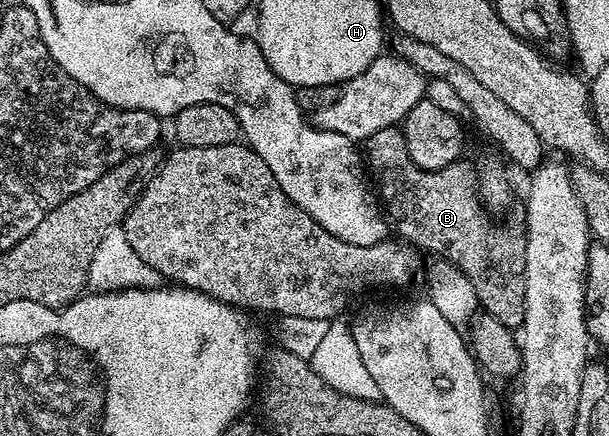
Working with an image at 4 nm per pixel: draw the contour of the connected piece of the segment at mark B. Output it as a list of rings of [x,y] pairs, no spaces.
[[[390,125],[367,138],[365,165],[377,186],[377,193],[385,206],[386,216],[393,222],[394,232],[396,229],[400,233],[396,234],[416,250],[428,249],[429,252],[436,253],[433,254],[436,258],[448,261],[461,270],[479,293],[482,312],[493,315],[505,328],[512,331],[518,330],[525,319],[525,287],[527,286],[525,229],[522,224],[499,225],[496,229],[491,226],[490,219],[483,214],[484,206],[477,192],[477,173],[471,170],[467,159],[457,160],[449,167],[438,169],[435,173],[425,171],[417,163],[413,163],[413,159],[409,157],[402,128]]]

